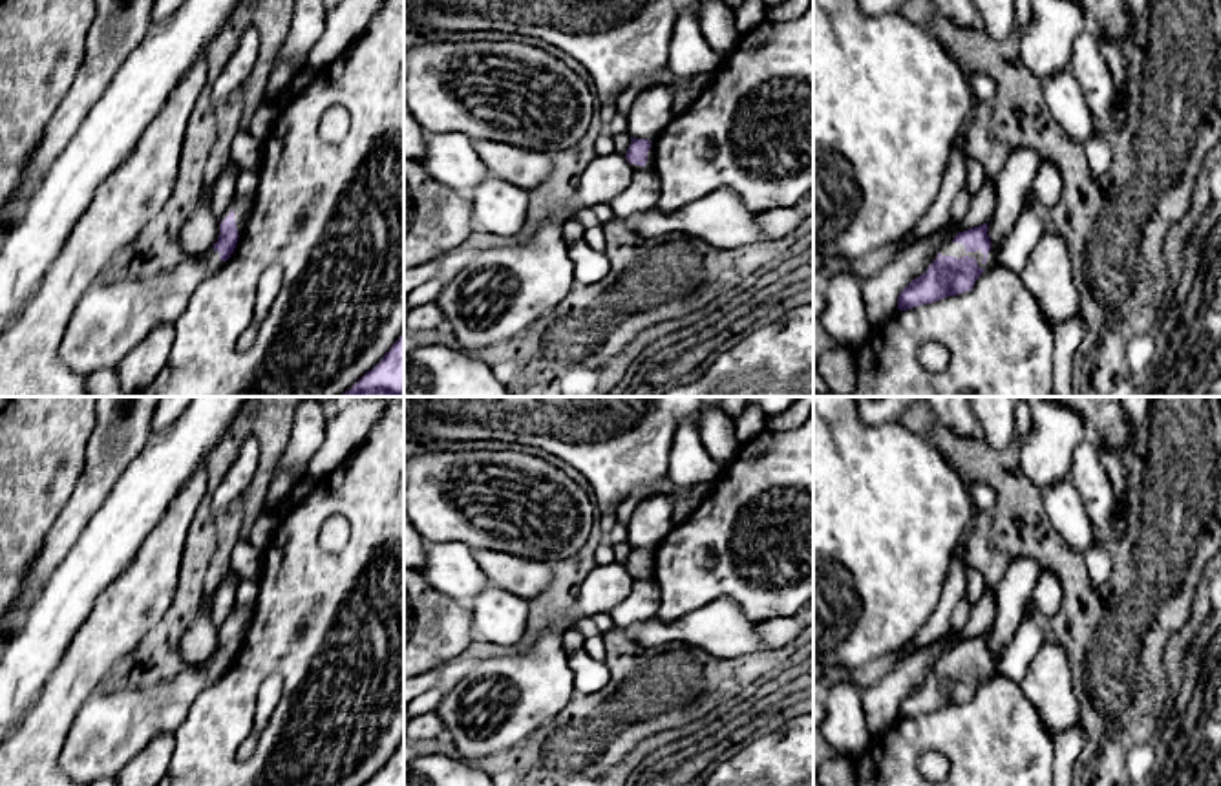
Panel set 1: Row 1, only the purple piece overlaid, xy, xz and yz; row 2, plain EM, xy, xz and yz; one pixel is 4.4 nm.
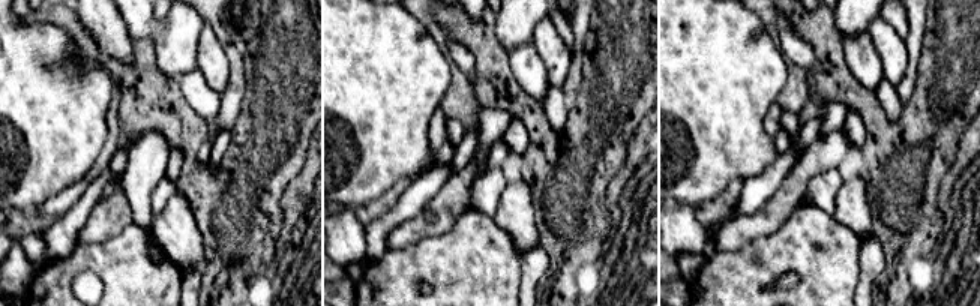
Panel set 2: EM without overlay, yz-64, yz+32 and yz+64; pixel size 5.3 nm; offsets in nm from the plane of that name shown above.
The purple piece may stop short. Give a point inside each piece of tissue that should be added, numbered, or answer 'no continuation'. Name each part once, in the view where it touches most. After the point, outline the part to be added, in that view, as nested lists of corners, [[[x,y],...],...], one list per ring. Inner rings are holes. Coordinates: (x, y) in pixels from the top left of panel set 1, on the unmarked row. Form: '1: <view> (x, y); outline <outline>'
1: yz (953, 658); outline [[[949,653],[940,660],[941,665],[952,665],[952,667],[961,667],[969,665],[976,669],[976,674],[983,680],[991,678],[994,674],[994,662],[993,658],[983,665],[982,660],[976,662],[967,662],[961,653]]]

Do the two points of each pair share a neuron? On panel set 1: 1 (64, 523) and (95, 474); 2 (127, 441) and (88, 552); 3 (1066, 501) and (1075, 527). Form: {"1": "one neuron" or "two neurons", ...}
{"1": "one neuron", "2": "two neurons", "3": "one neuron"}

